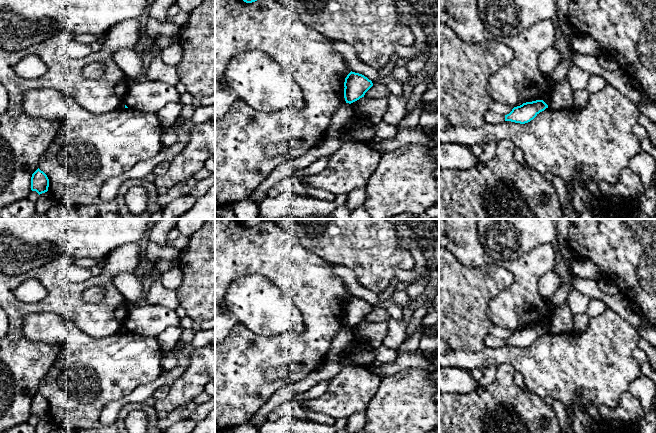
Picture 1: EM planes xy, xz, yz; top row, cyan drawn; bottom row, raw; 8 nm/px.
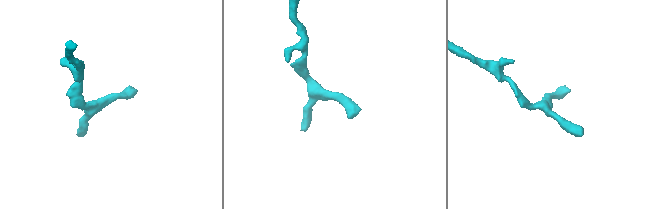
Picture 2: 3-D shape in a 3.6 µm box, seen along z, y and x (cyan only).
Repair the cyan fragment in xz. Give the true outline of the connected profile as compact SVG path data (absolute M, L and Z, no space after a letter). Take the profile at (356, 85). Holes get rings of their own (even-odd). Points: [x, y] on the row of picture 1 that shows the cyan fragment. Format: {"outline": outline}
{"outline": "M350 72L344 82L344 98L346 103L353 103L364 97L365 93L373 86L371 80L362 74Z"}

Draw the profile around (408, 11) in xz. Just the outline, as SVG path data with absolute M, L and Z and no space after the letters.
M396 0L396 6L402 25L411 28L414 21L425 24L426 21L419 4L413 3L411 0Z

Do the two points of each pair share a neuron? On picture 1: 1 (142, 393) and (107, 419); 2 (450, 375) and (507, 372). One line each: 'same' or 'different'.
1: same
2: different

